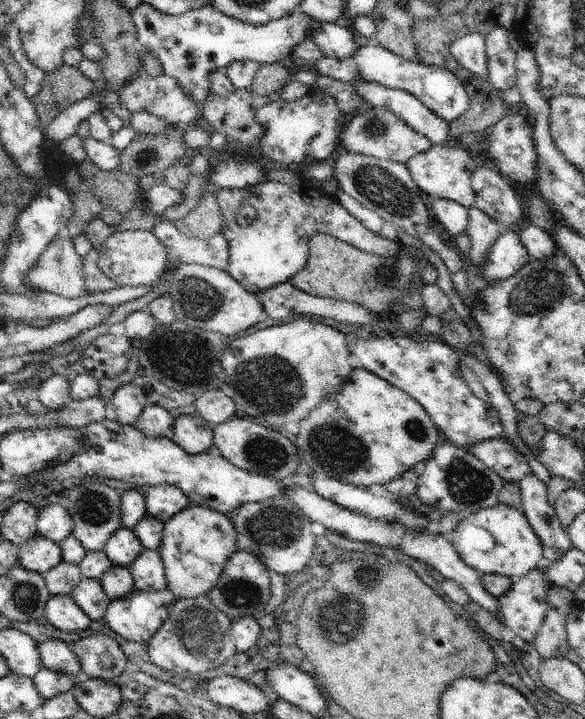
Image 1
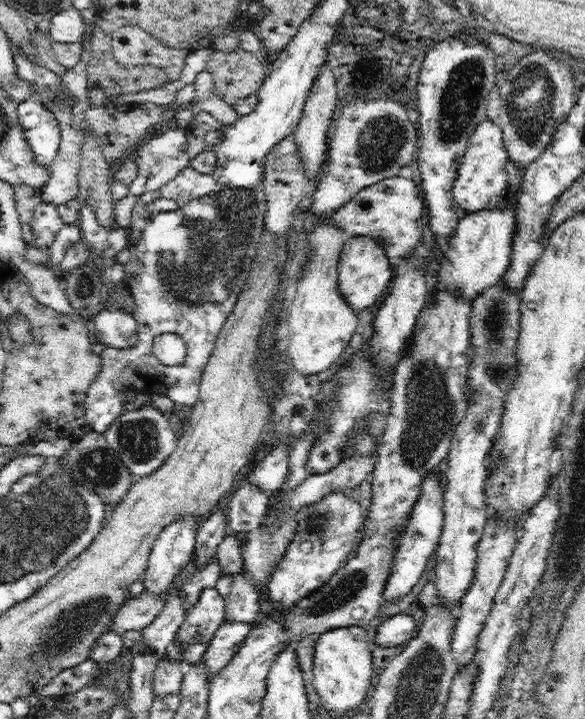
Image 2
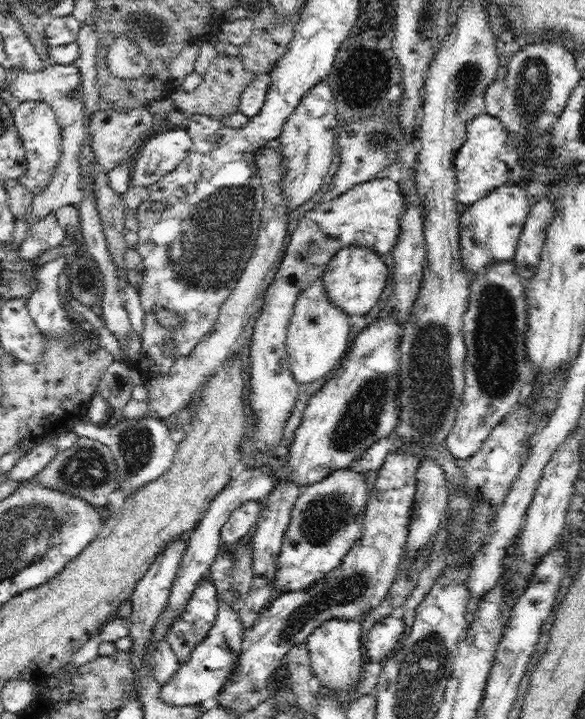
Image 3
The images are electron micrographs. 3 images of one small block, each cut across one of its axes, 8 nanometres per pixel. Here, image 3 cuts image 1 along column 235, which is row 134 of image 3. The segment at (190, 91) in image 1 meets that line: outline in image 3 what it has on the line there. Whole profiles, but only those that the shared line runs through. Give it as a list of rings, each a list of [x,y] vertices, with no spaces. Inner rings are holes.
[[[42,100],[22,101],[13,106],[15,129],[21,138],[25,150],[25,171],[17,181],[34,194],[40,194],[48,188],[56,164],[60,160],[62,146],[62,129],[58,124],[56,113],[50,104]]]

